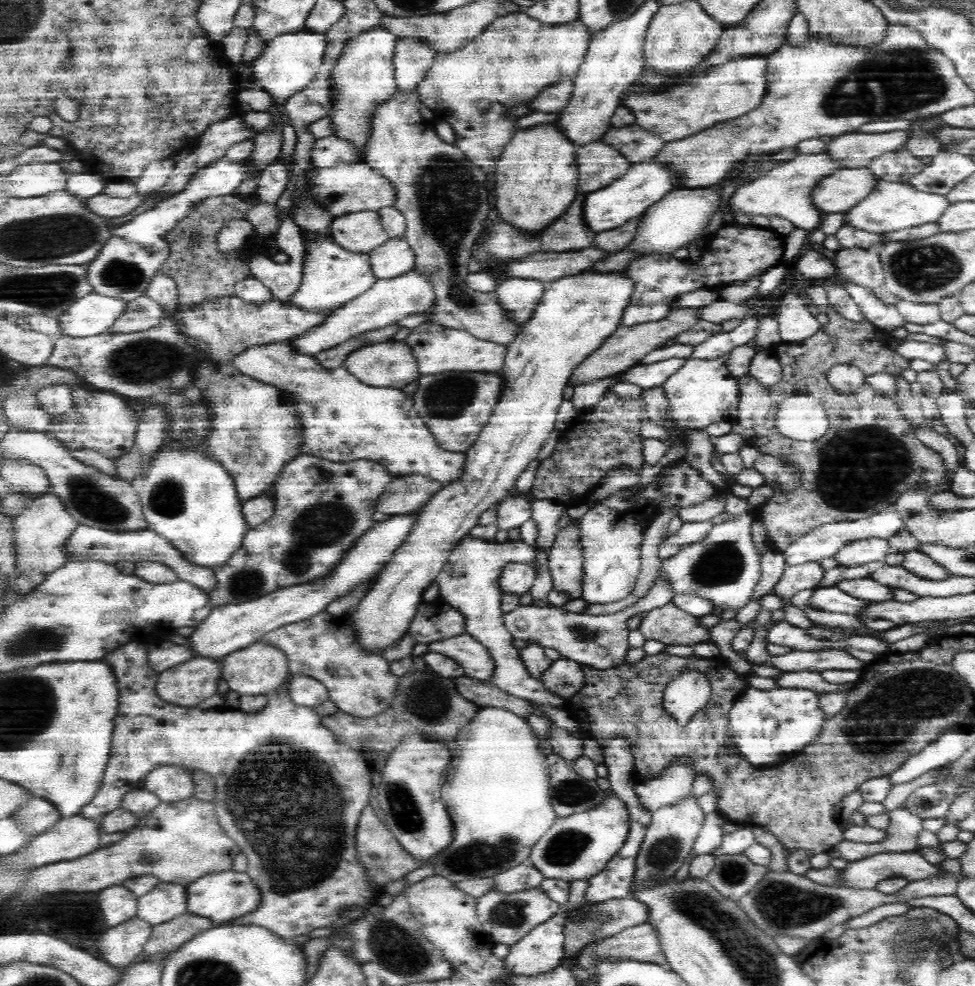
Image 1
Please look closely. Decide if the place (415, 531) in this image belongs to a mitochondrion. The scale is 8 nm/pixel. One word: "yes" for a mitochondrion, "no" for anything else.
no

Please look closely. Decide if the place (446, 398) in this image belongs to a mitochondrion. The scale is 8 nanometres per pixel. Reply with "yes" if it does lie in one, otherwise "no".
yes

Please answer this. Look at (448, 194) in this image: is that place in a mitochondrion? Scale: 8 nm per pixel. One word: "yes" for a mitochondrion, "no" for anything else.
yes

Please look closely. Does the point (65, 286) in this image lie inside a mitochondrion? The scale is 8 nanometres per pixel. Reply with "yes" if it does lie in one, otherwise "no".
yes

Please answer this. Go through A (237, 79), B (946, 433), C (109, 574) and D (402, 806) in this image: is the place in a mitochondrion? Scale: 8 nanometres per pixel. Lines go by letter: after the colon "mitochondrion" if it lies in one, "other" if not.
A: other
B: other
C: other
D: mitochondrion

